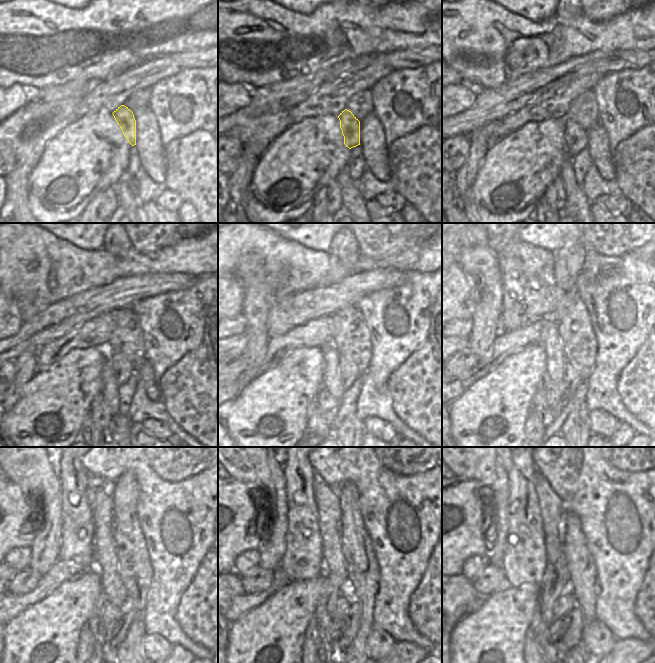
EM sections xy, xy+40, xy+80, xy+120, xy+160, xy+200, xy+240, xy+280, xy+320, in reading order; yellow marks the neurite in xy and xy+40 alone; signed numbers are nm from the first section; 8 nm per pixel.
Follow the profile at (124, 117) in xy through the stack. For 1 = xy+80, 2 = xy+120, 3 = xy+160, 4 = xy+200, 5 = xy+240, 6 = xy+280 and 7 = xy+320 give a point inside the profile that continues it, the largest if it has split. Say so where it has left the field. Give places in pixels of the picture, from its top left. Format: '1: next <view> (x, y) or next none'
1: next xy+80 (576, 139)
2: next xy+120 (123, 369)
3: next xy+160 (348, 370)
4: next xy+200 (572, 376)
5: next xy+240 (123, 622)
6: next xy+280 (349, 624)
7: next xy+320 (570, 634)

